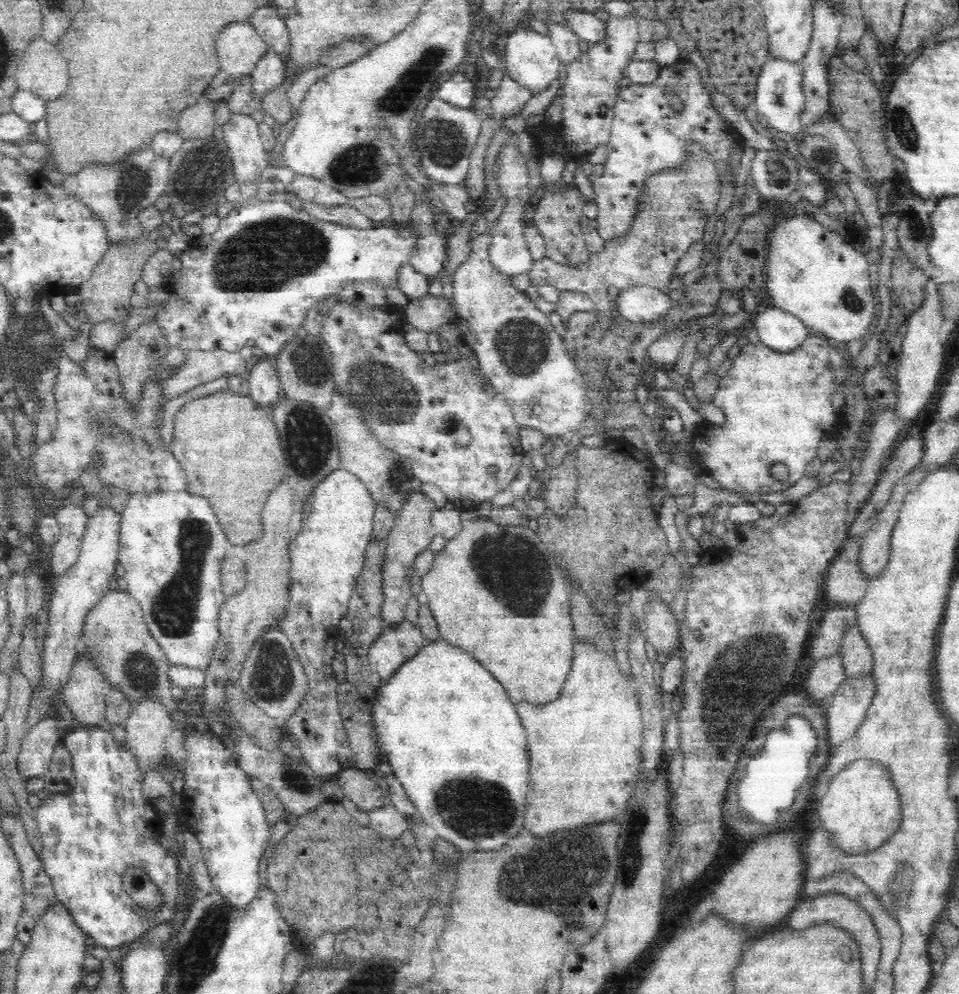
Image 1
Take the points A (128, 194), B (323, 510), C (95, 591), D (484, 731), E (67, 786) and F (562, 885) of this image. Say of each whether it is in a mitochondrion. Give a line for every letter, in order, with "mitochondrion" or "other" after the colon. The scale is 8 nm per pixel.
A: mitochondrion
B: other
C: other
D: other
E: other
F: mitochondrion

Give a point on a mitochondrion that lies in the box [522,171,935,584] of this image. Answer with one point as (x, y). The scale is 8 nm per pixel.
(914, 229)

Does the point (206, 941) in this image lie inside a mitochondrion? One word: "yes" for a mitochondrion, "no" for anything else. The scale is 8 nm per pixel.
yes

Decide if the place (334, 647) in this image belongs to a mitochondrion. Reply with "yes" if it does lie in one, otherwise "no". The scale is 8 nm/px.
no

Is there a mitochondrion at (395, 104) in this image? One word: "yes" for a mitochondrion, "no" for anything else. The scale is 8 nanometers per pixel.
yes

